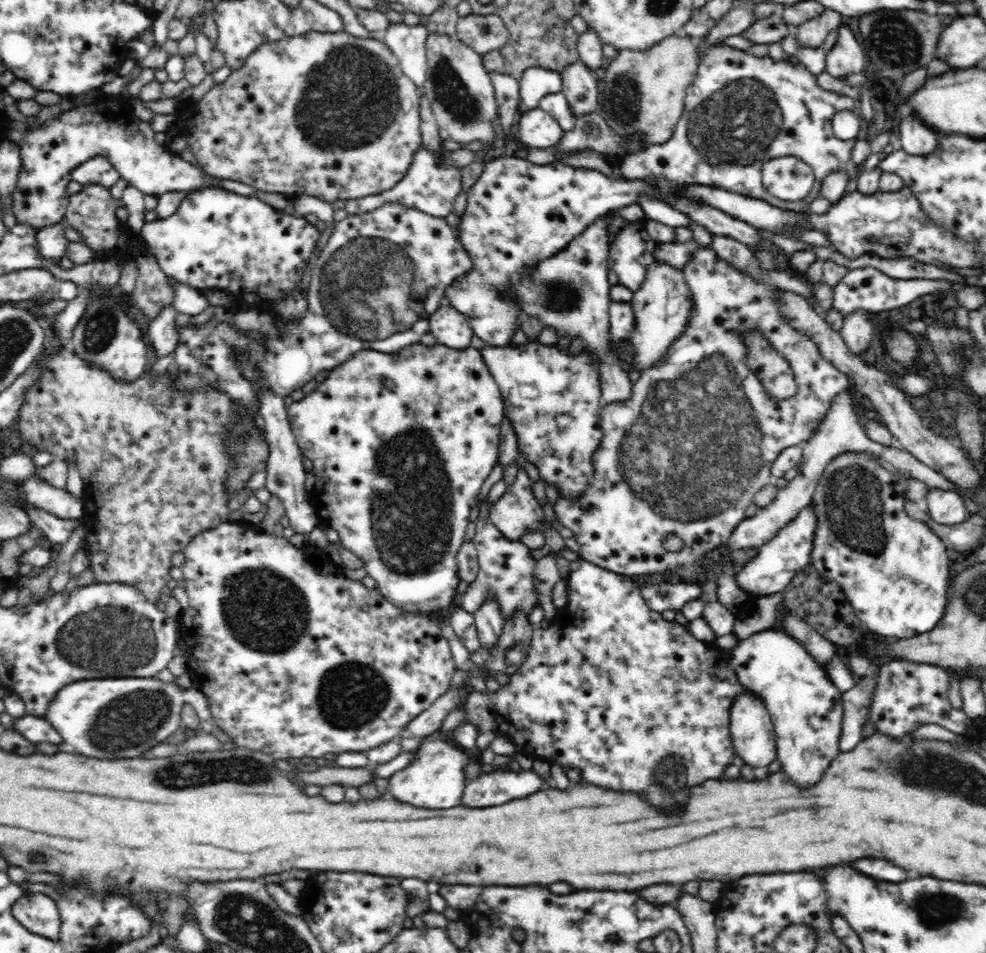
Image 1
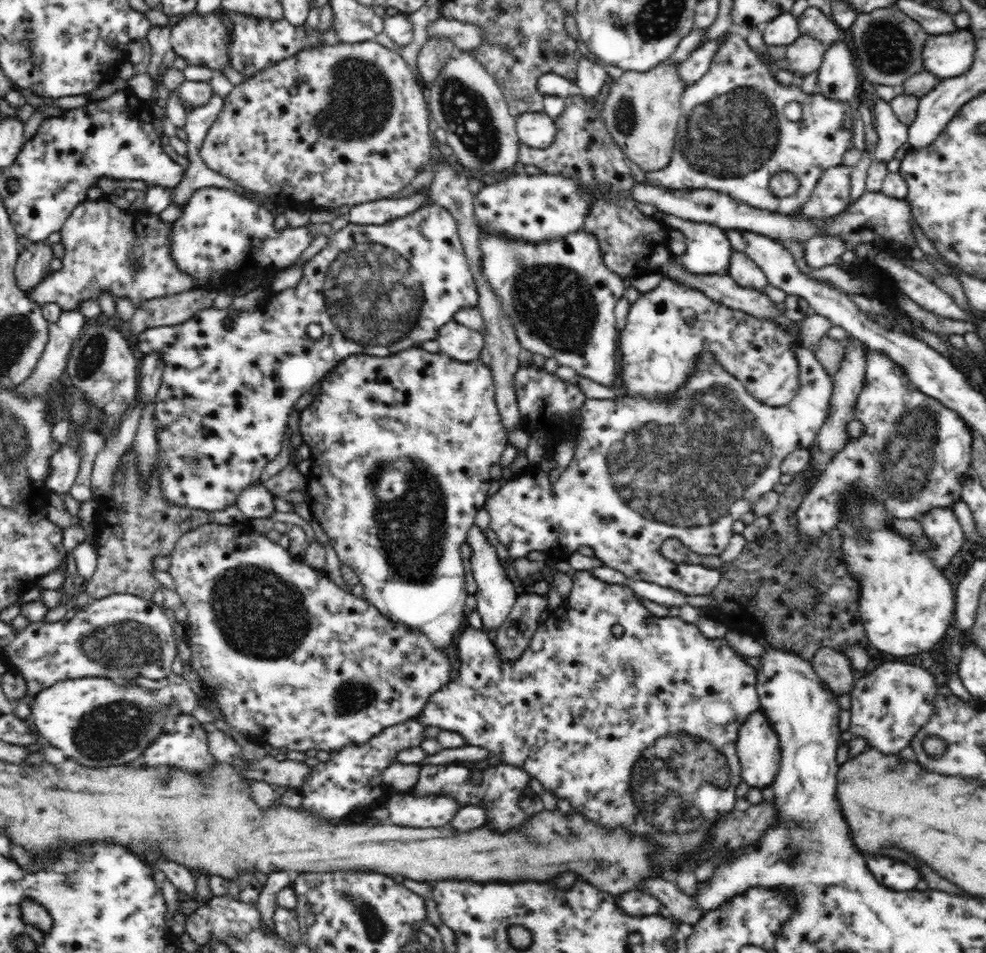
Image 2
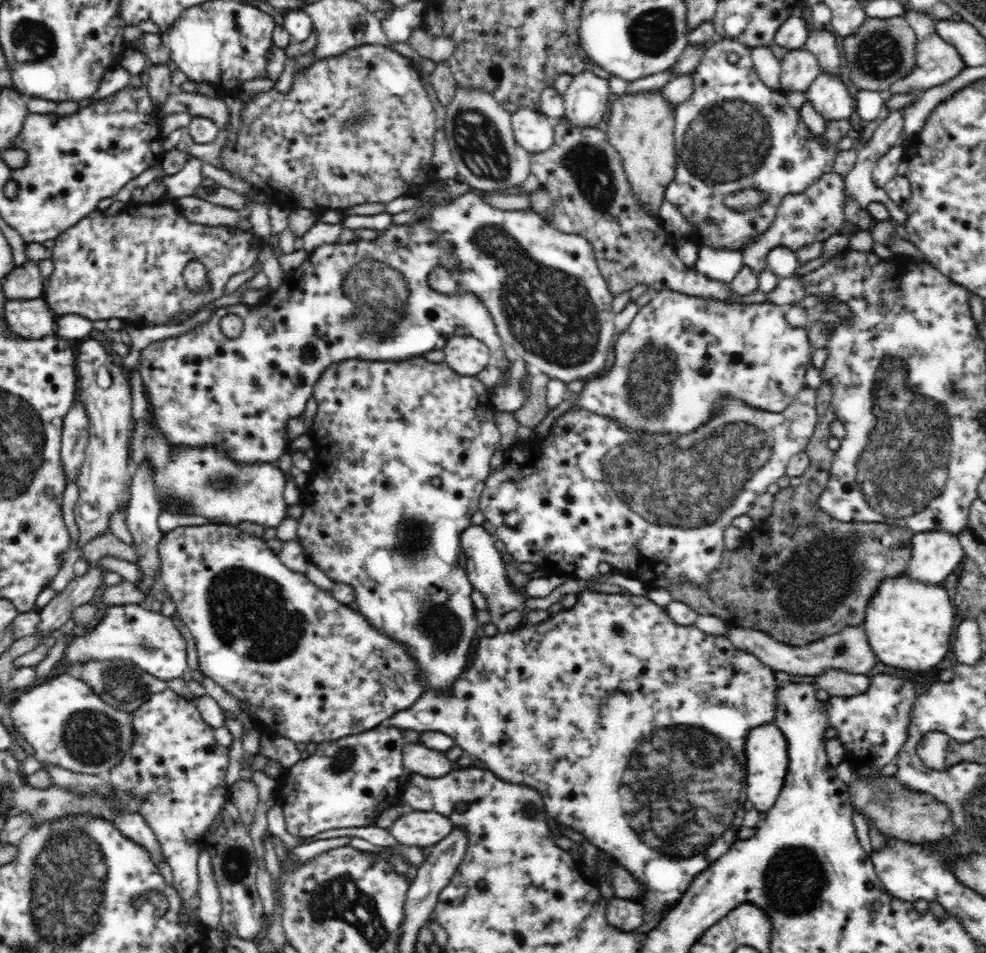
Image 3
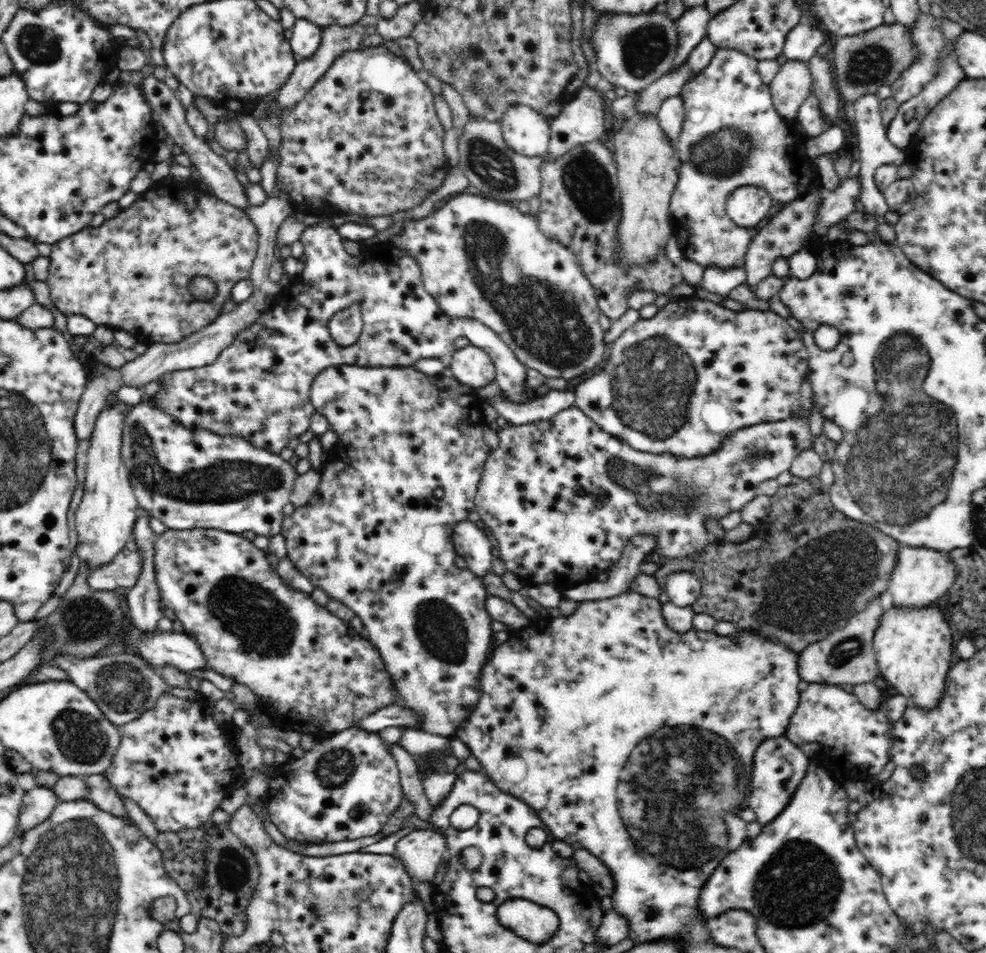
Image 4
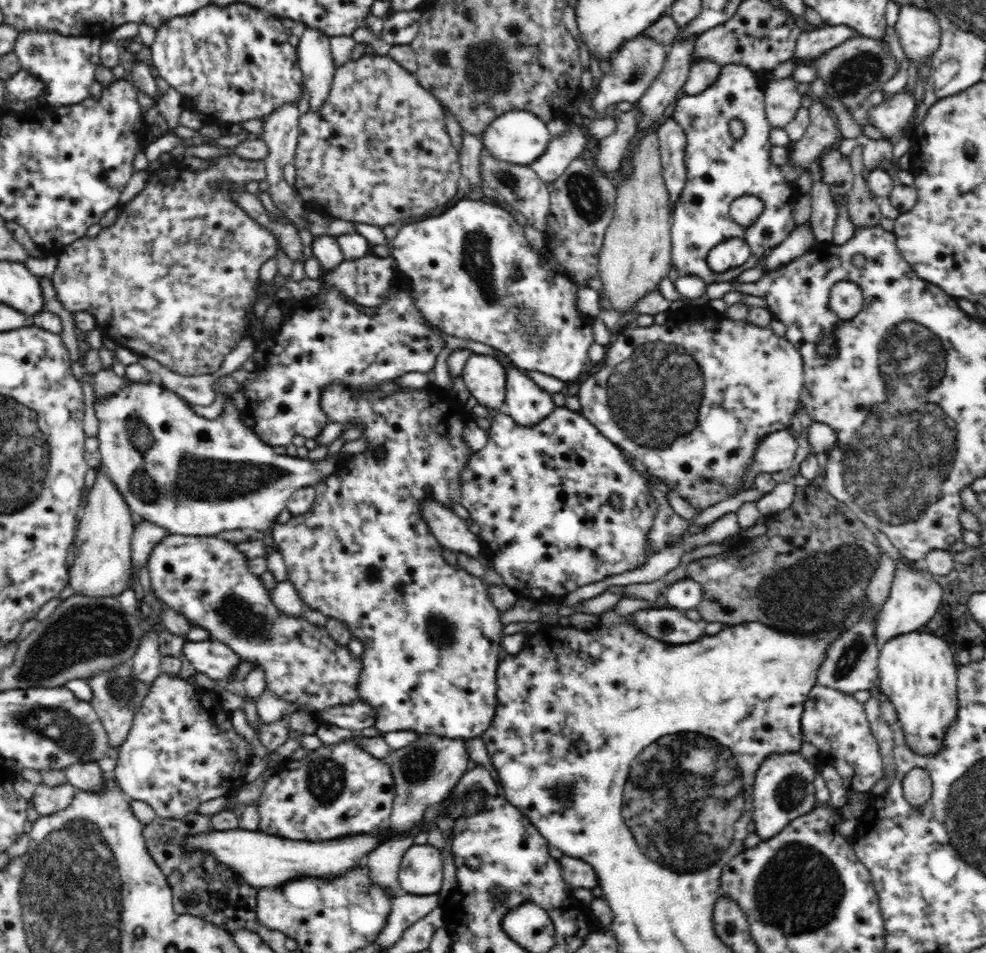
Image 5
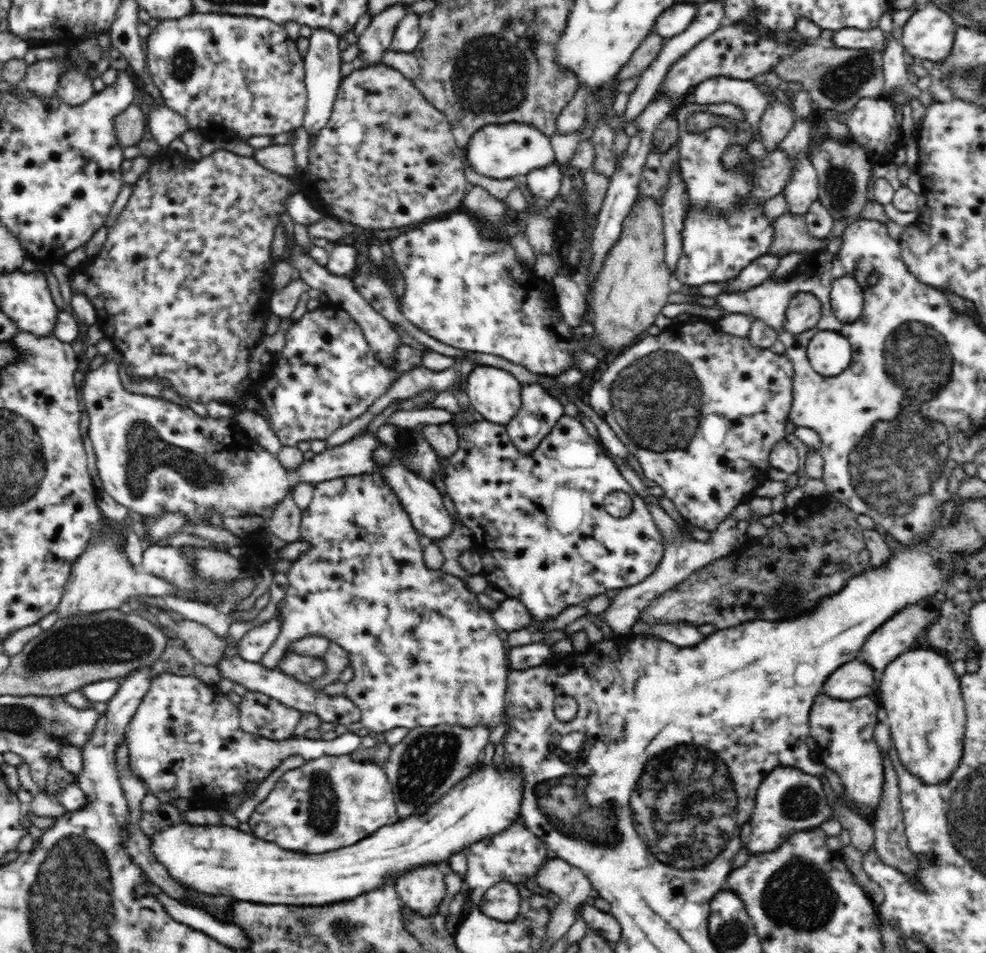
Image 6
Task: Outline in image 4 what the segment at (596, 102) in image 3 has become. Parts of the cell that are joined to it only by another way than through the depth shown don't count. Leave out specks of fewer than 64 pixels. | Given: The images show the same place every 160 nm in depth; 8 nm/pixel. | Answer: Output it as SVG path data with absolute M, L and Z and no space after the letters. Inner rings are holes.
M586 84L574 95L574 98L562 108L560 115L549 121L552 136L548 152L543 156L547 160L556 160L570 153L575 147L600 139L609 126L607 118L609 103L604 100L601 93Z

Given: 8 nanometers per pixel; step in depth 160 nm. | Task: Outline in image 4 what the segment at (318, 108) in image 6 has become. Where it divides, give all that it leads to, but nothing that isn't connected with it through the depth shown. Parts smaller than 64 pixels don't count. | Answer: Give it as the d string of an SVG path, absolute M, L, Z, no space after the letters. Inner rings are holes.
M298 18L291 30L292 37L289 41L296 58L306 60L306 58L314 56L316 50L320 48L320 40L322 40L321 27L305 18Z

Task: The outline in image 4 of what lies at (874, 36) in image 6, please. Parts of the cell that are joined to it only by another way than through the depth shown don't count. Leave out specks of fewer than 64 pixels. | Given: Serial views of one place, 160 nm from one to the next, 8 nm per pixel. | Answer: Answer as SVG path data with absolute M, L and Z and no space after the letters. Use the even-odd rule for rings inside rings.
M802 21L786 34L783 54L787 60L797 60L807 64L816 54L816 50L826 42L827 34Z

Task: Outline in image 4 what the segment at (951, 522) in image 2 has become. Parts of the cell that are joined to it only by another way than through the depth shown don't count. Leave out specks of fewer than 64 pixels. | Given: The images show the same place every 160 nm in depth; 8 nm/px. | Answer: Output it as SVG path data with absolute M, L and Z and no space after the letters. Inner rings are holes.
M900 546L888 592L892 595L892 604L896 608L928 608L928 604L934 604L950 591L955 578L956 567L950 554L932 550L928 546Z

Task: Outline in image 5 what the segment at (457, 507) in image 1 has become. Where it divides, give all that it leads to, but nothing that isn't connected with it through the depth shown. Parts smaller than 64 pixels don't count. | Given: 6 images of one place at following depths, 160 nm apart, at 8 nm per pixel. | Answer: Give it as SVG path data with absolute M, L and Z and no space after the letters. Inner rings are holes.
M386 380L378 384L372 390L351 390L349 386L332 382L324 388L320 407L330 419L330 422L357 422L364 434L361 437L366 451L359 450L359 454L350 455L350 460L344 460L345 469L337 469L332 476L320 481L315 485L315 501L308 512L294 515L286 523L278 523L272 526L271 540L275 541L279 552L284 557L284 563L288 570L290 583L300 595L305 606L324 614L327 619L336 619L338 623L344 623L348 627L352 638L357 638L364 644L361 654L362 670L358 683L358 695L362 703L369 704L375 710L374 728L381 734L397 730L409 730L418 734L436 734L451 739L478 738L484 734L496 714L497 700L497 672L498 664L502 659L500 655L503 637L503 624L500 621L498 609L490 600L488 586L484 585L482 577L474 577L461 569L456 569L446 563L442 556L444 547L431 533L430 527L421 513L421 502L424 499L432 499L452 508L452 504L461 501L461 474L466 466L467 458L474 454L462 439L464 422L472 419L472 411L466 403L459 403L452 397L450 389L441 389L430 381L427 386L420 390L405 390L397 388L395 380ZM376 447L382 449L382 456L375 458L373 452Z

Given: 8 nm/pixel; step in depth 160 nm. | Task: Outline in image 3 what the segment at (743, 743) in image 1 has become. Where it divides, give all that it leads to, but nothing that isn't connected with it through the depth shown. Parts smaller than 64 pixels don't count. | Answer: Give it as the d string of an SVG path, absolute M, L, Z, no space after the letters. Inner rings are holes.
M772 722L756 726L748 732L744 744L744 757L746 760L746 792L747 800L753 804L758 812L768 812L782 786L784 786L786 772L788 772L788 745L784 733Z

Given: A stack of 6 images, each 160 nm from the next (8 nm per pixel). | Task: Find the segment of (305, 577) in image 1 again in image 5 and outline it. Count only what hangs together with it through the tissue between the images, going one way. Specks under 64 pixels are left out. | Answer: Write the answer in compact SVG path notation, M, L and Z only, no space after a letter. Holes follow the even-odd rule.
M170 533L166 538L162 538L158 544L152 549L152 554L148 558L148 573L150 573L150 581L152 582L152 589L156 594L156 597L164 603L165 608L170 608L176 612L182 613L183 616L188 618L188 621L195 627L205 629L209 633L210 641L222 642L234 653L240 657L240 662L252 662L254 667L260 667L264 671L264 679L266 679L267 690L270 690L273 694L276 694L279 698L282 698L286 702L298 703L301 708L307 708L314 717L319 716L319 712L335 707L338 705L349 705L360 701L360 695L358 695L358 683L360 671L362 670L362 658L353 657L350 655L350 651L347 646L338 646L336 641L327 633L326 628L316 627L310 625L310 622L306 621L304 617L288 617L288 614L279 612L276 605L272 602L272 592L267 591L260 580L260 577L256 577L250 573L250 562L245 558L243 554L237 549L237 544L230 541L226 541L222 536L186 536L182 534Z

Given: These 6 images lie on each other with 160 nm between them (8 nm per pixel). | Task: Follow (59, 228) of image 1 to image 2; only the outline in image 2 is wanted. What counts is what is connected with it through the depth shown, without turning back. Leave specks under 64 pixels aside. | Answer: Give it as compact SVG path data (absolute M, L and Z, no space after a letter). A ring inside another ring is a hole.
M45 241L32 242L28 249L18 255L14 276L20 290L32 290L50 273L50 261L54 258L52 244Z

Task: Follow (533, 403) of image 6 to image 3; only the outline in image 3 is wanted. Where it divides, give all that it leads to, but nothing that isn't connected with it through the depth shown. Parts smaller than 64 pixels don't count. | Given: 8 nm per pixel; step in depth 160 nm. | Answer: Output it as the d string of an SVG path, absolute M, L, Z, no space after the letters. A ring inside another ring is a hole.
M430 217L424 218L418 223L398 225L392 224L377 237L374 241L366 241L357 239L354 242L346 244L320 244L308 252L306 260L296 269L289 271L283 278L283 283L275 291L271 291L266 300L259 305L248 306L244 303L217 308L211 319L196 327L189 333L184 333L179 337L170 337L167 339L155 341L149 344L140 354L140 376L142 377L145 394L149 394L149 404L152 405L155 416L155 424L160 427L162 435L168 439L168 443L172 446L184 447L203 447L206 445L216 445L218 449L224 449L234 461L238 463L258 463L258 462L277 462L278 458L288 451L288 433L286 424L292 418L298 418L304 410L306 410L306 402L313 396L313 386L321 377L321 374L330 365L348 358L360 358L360 360L380 361L380 362L400 362L410 358L420 357L430 353L432 350L443 350L446 342L454 336L459 327L467 328L470 336L474 336L481 340L488 348L490 348L490 356L496 359L498 370L506 372L510 368L510 360L507 358L502 339L497 333L496 325L494 324L491 314L488 309L483 306L475 294L471 292L456 292L456 294L444 294L430 288L428 277L435 266L442 265L446 271L455 271L459 264L458 257L450 252L447 244L441 242L441 238L429 228ZM228 314L235 314L242 319L242 332L235 339L228 338L222 333L220 320ZM304 354L312 354L314 362L306 364L304 362Z

